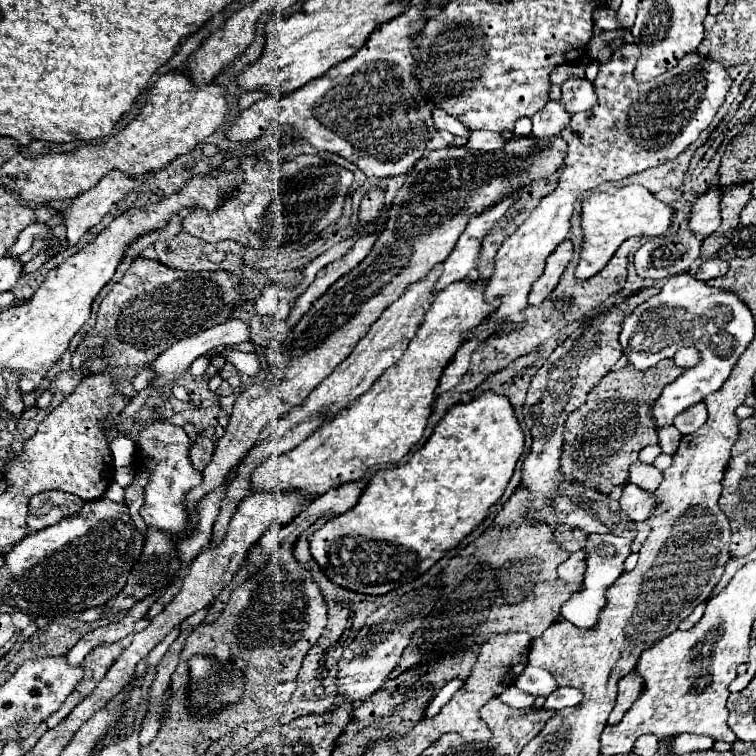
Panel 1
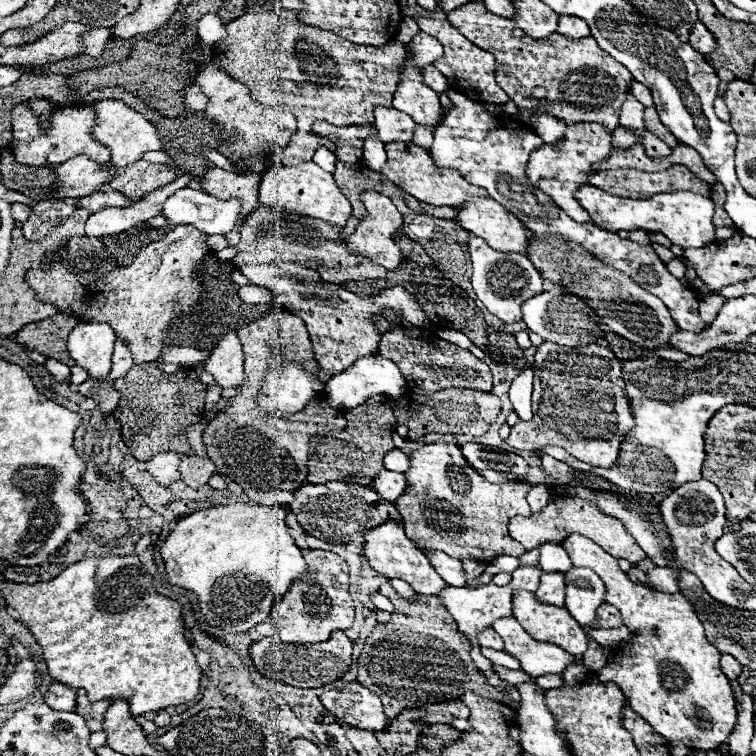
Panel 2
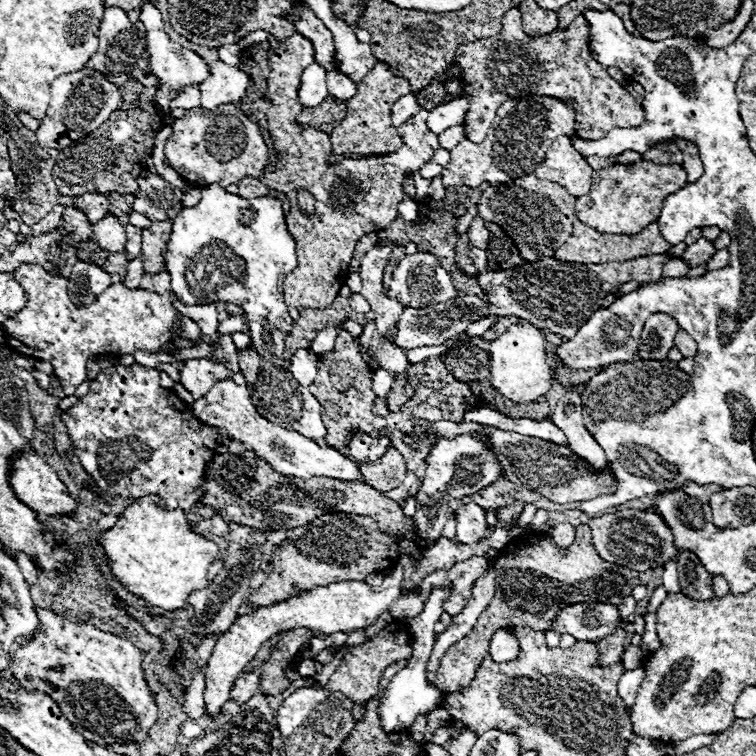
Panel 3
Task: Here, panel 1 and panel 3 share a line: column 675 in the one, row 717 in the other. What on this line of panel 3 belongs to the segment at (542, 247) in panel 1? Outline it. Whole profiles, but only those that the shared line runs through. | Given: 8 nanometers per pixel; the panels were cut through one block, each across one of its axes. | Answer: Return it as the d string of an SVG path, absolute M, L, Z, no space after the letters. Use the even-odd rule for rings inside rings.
M36 608L36 614L40 618L42 630L36 634L36 638L28 644L24 644L16 656L12 658L10 670L14 674L14 678L18 678L22 688L28 690L40 690L48 696L52 696L64 716L74 724L74 726L82 726L90 732L94 732L96 736L104 738L102 744L132 744L132 742L142 742L148 738L148 730L156 724L158 720L158 706L156 700L144 680L144 672L142 672L142 654L140 650L124 640L118 638L114 634L102 632L90 624L74 624L70 620L64 620L60 616L56 616L50 610L44 608Z

